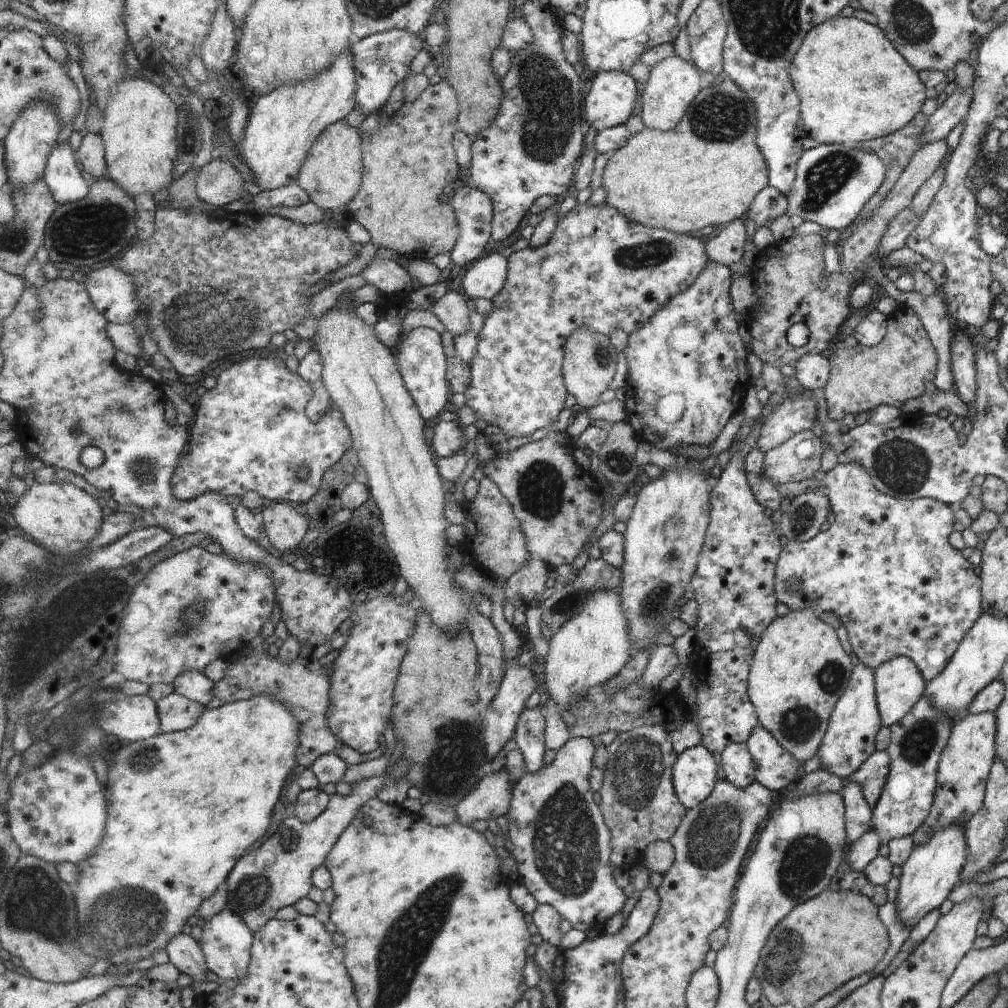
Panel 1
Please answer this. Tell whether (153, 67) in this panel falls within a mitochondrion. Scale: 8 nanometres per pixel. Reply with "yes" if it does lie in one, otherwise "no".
no

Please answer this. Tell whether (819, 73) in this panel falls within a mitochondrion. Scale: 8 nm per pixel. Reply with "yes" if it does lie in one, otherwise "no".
no

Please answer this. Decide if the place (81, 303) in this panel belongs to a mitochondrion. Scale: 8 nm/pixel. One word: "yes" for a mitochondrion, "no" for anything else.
no

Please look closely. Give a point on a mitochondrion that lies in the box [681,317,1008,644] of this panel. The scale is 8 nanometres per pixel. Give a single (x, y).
(901, 465)

